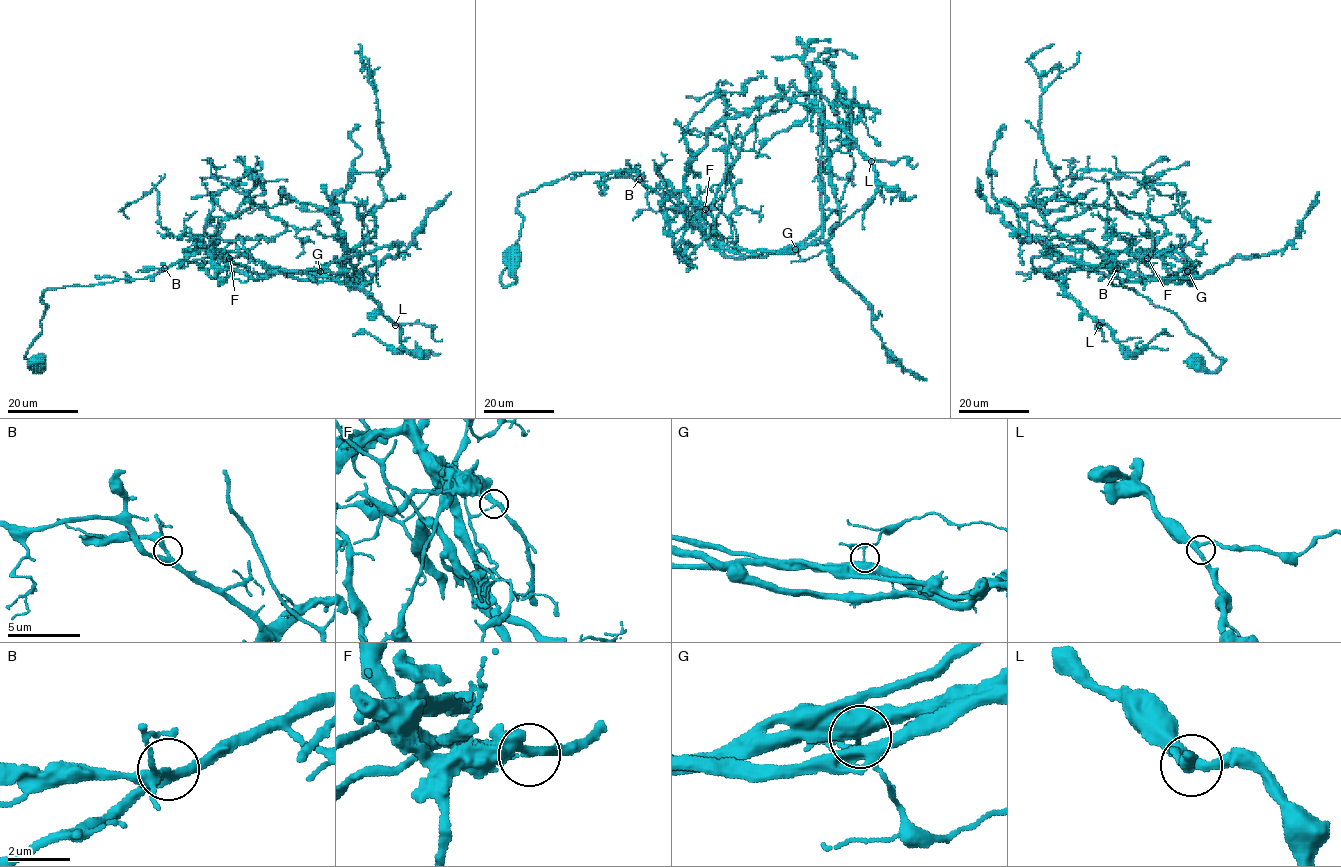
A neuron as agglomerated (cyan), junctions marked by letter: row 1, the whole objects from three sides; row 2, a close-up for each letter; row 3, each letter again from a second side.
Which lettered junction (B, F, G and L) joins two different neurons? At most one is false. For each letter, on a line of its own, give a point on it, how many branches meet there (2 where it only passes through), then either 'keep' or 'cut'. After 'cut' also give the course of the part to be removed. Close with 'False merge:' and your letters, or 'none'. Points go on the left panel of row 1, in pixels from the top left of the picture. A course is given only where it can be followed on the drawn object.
B: at (164, 268); 3 branches meet; keep
F: at (229, 258); 3 branches meet; cut; foreign part runs (230, 258), (223, 255), (239, 252), (268, 268), (345, 280), (344, 260), (375, 236), (387, 155), (359, 44)
G: at (320, 271); 3 branches meet; keep
L: at (395, 325); 3 branches meet; keep
False merge: F

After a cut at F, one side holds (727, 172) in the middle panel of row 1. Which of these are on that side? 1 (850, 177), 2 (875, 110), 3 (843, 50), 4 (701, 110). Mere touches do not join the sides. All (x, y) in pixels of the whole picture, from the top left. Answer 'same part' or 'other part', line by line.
1: same part
2: other part
3: same part
4: other part

